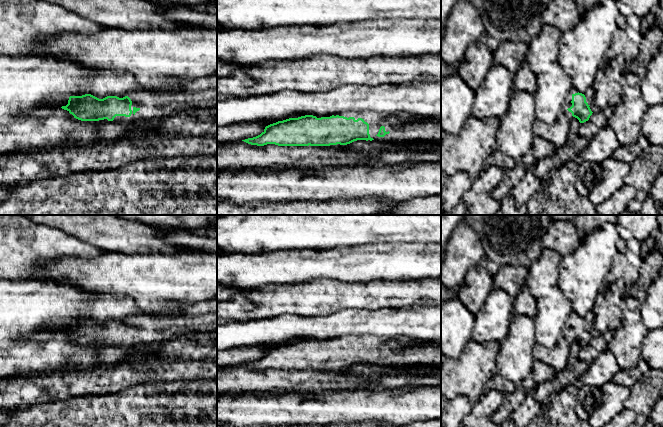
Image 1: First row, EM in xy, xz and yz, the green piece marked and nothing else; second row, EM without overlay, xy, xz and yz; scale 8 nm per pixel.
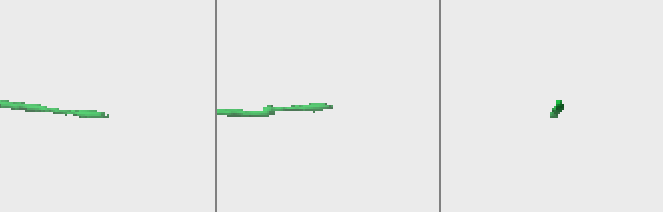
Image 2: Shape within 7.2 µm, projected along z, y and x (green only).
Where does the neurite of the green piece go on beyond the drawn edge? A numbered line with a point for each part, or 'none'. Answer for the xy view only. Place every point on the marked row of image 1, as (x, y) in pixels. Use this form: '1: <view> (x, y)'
1: xy (152, 105)

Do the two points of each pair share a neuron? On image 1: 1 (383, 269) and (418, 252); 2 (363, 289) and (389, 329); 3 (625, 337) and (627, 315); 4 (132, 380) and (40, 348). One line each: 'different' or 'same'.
1: same
2: different
3: same
4: different

